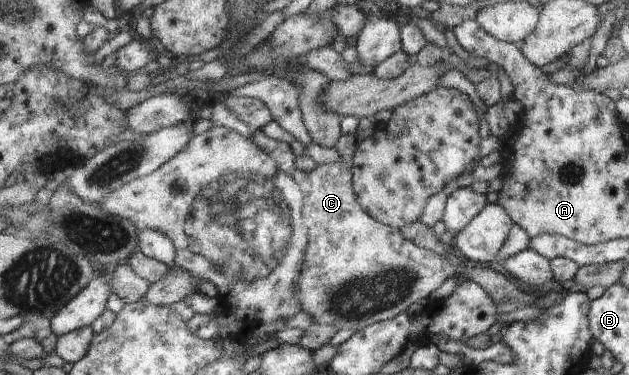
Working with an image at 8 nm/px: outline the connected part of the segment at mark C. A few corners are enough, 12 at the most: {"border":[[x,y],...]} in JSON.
{"border":[[343,160],[295,168],[306,195],[297,297],[315,324],[359,331],[428,298],[464,265],[356,202]]}

